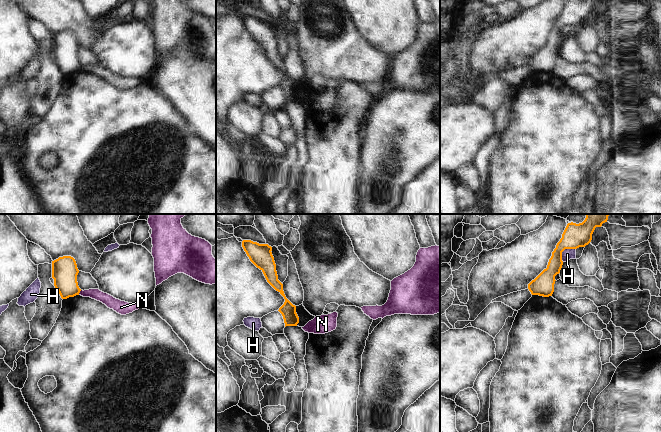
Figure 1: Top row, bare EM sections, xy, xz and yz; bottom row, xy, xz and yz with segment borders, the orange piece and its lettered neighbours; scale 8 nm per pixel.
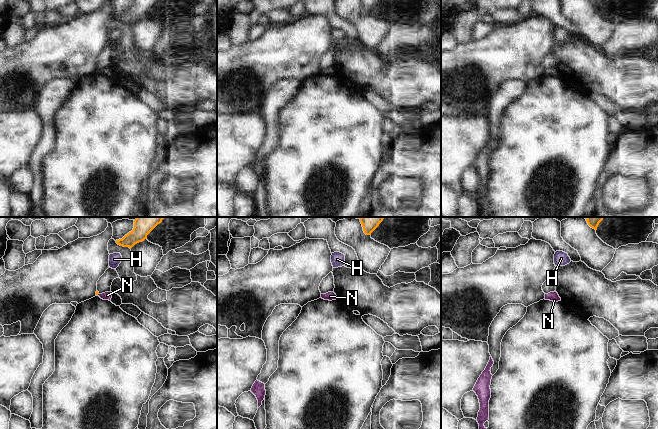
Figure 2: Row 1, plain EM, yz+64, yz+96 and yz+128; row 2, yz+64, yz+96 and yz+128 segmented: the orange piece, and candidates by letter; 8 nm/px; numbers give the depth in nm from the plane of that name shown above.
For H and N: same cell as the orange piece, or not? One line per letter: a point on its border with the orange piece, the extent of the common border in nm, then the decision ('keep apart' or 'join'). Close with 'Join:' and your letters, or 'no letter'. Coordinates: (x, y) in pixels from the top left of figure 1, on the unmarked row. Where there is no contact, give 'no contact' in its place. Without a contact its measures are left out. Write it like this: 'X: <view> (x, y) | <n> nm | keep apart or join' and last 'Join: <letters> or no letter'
H: yz (564, 25) | 160 nm | keep apart
N: xy (79, 68) | 50 nm | keep apart
Join: no letter

